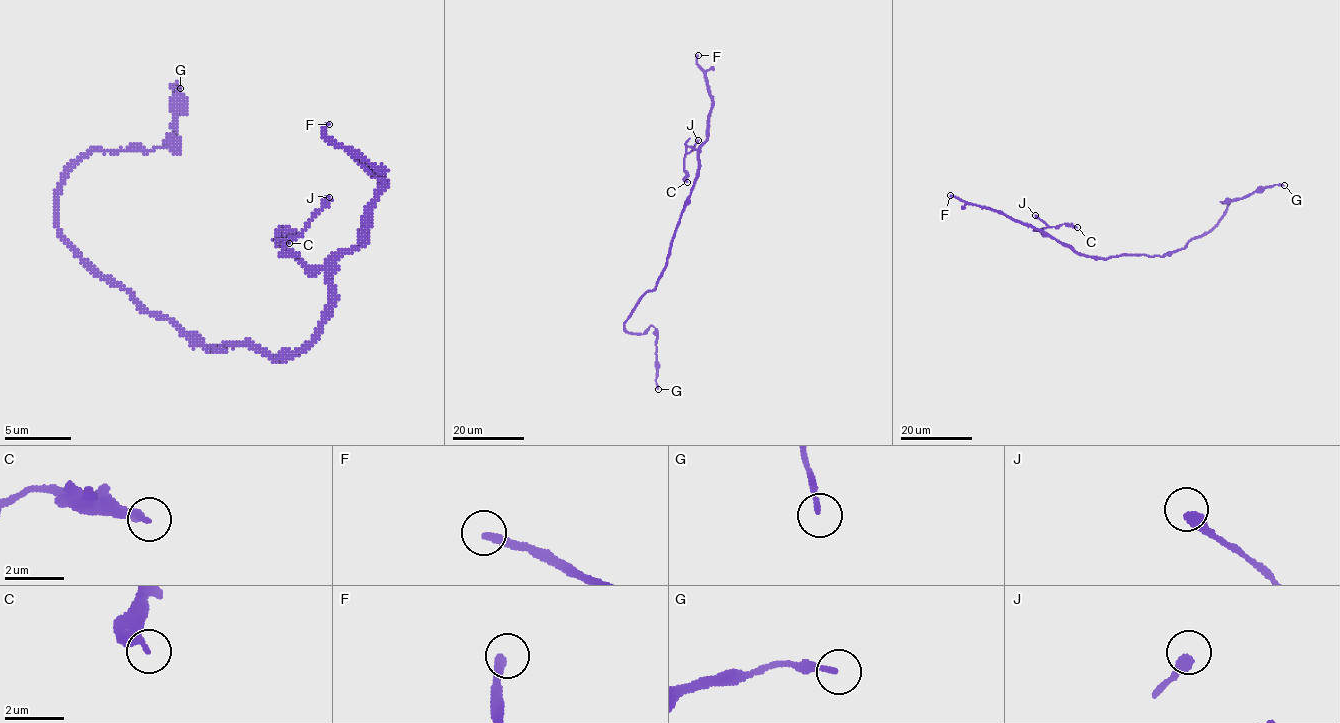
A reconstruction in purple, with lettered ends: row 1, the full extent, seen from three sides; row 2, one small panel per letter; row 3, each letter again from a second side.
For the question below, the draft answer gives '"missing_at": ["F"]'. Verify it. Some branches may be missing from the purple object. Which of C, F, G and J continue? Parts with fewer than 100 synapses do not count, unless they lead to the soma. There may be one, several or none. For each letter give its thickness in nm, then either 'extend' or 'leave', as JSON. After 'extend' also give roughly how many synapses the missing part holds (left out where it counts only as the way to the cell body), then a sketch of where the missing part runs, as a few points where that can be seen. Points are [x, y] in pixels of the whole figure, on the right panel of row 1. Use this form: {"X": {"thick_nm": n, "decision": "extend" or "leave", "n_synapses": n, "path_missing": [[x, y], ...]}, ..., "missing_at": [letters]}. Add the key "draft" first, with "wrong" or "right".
{"draft": "right", "C": {"thick_nm": 360, "decision": "leave"}, "F": {"thick_nm": 280, "decision": "extend", "n_synapses": 100, "path_missing": [[950, 195], [937, 193], [930, 184], [947, 176], [956, 176], [961, 170], [961, 160], [953, 158], [943, 162]]}, "G": {"thick_nm": 180, "decision": "leave"}, "J": {"thick_nm": 360, "decision": "leave"}, "missing_at": ["F"]}

